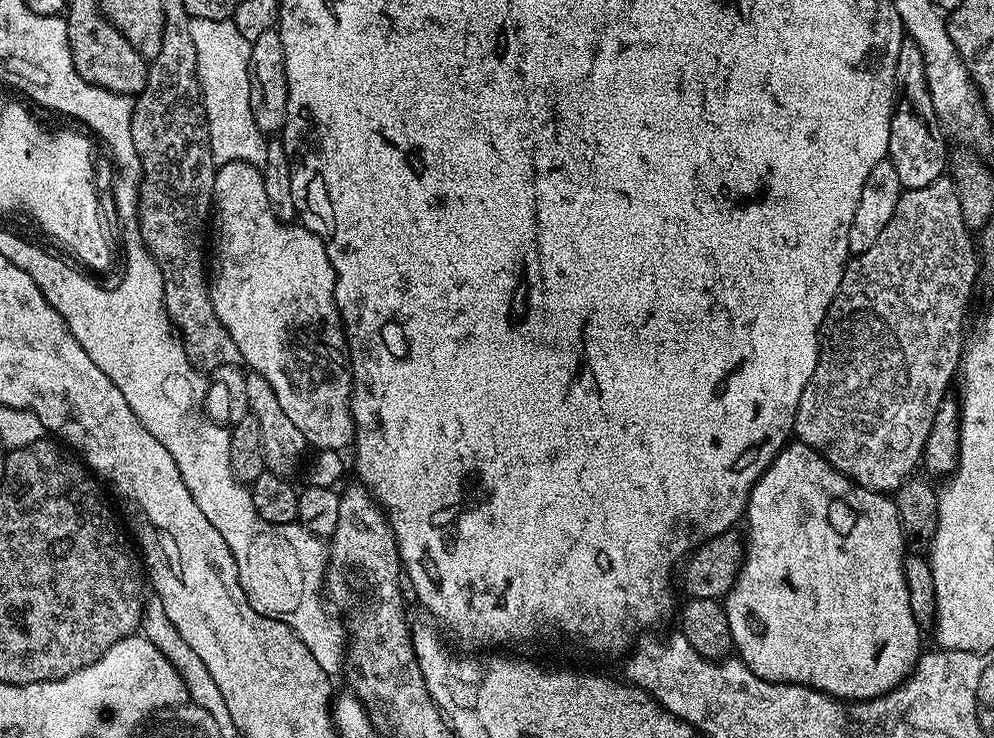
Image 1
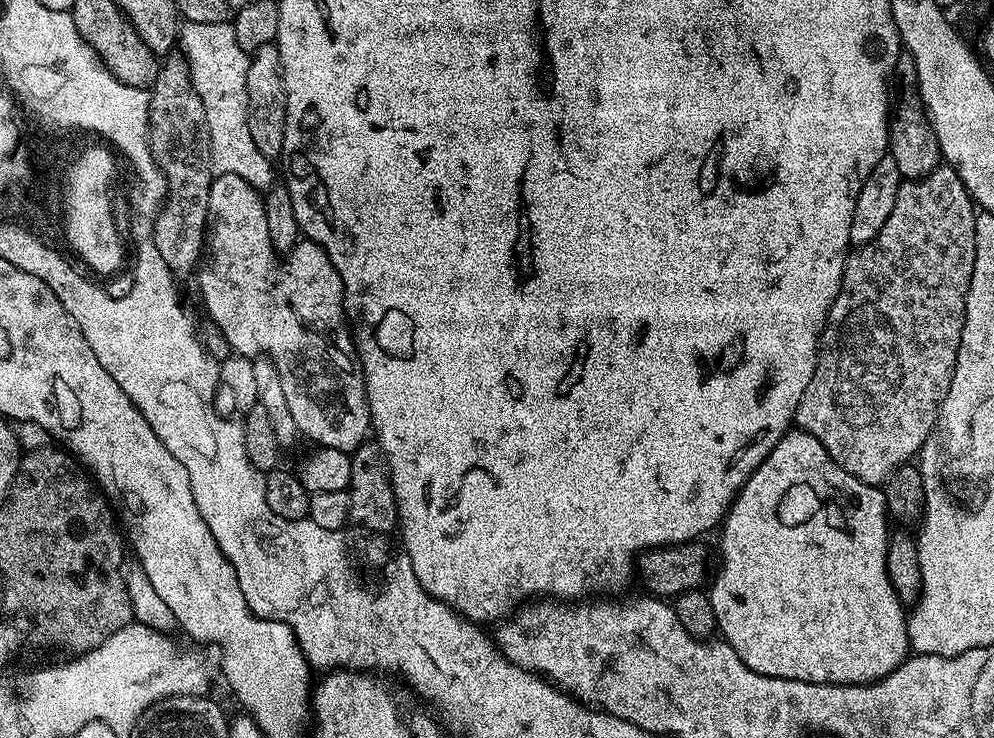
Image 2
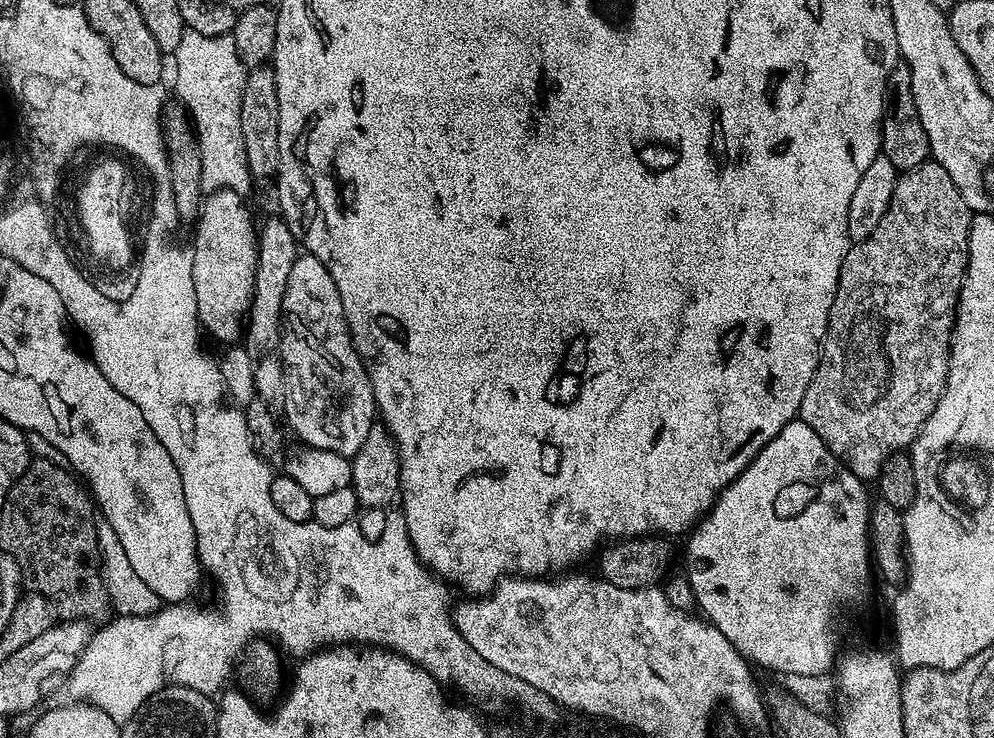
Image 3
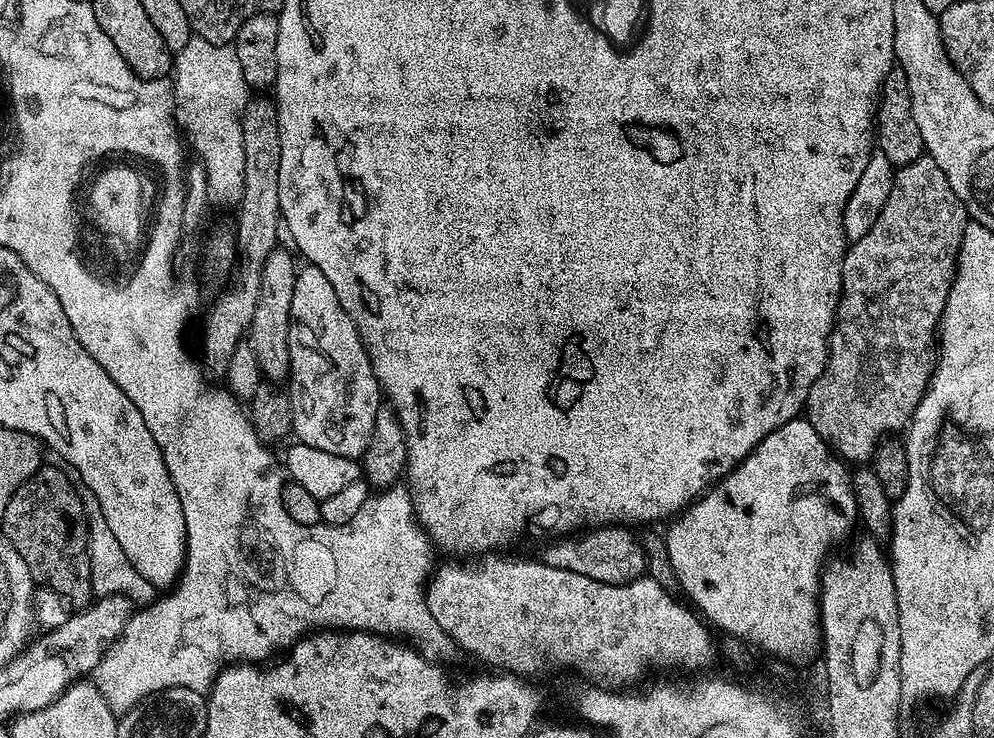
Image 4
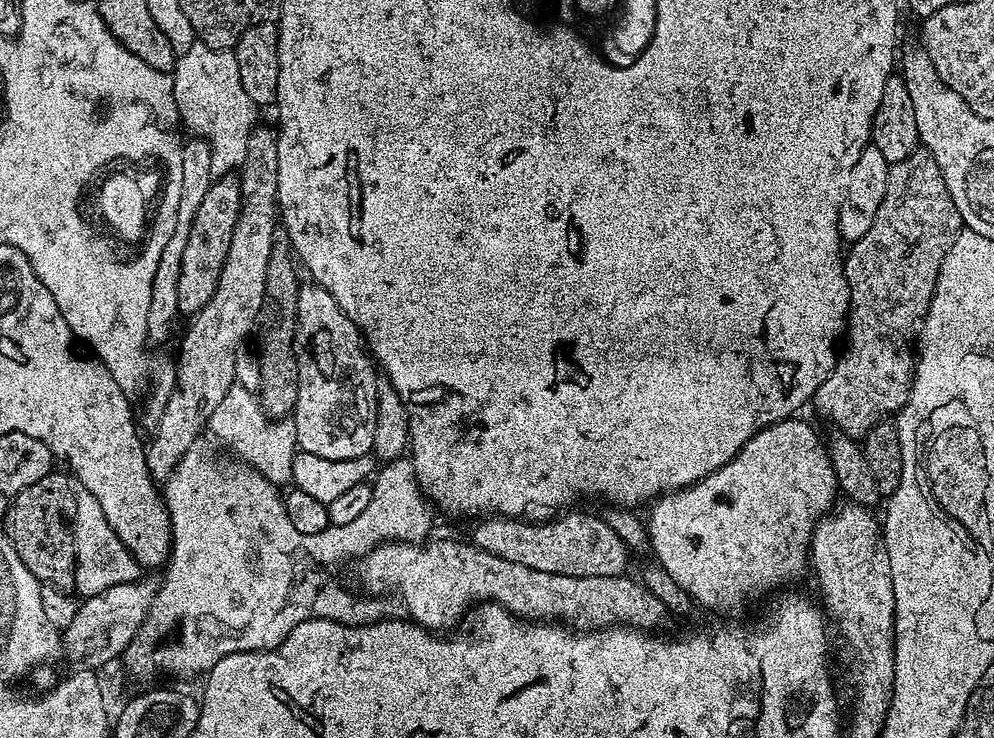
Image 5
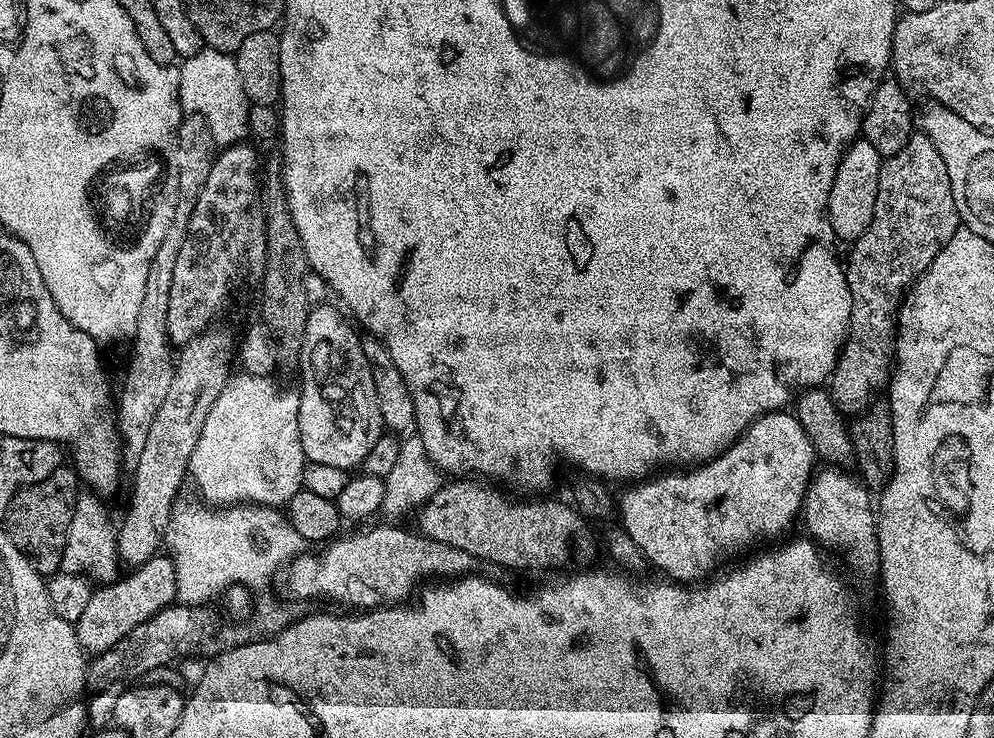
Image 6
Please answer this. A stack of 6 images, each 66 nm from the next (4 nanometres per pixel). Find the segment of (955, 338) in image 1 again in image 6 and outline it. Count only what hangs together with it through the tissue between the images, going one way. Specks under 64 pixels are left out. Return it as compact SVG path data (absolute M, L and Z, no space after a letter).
M913 131L908 144L881 163L874 218L851 245L848 260L846 256L852 313L848 338L830 377L830 395L841 412L863 412L873 403L872 395L889 383L894 367L894 333L898 327L894 317L898 301L961 227L946 162L942 162L942 154L934 150L924 131Z

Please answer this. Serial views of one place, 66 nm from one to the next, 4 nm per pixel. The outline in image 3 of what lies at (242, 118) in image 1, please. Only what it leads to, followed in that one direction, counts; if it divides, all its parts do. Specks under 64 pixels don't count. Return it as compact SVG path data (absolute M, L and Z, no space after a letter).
M185 30L182 42L178 42L174 53L176 59L176 96L186 109L192 127L196 130L196 141L200 147L202 158L202 188L208 195L220 189L234 190L246 196L254 183L250 166L246 162L246 150L242 146L242 90L246 69L244 63L238 58L238 46L234 46L231 34L226 36L211 36Z

